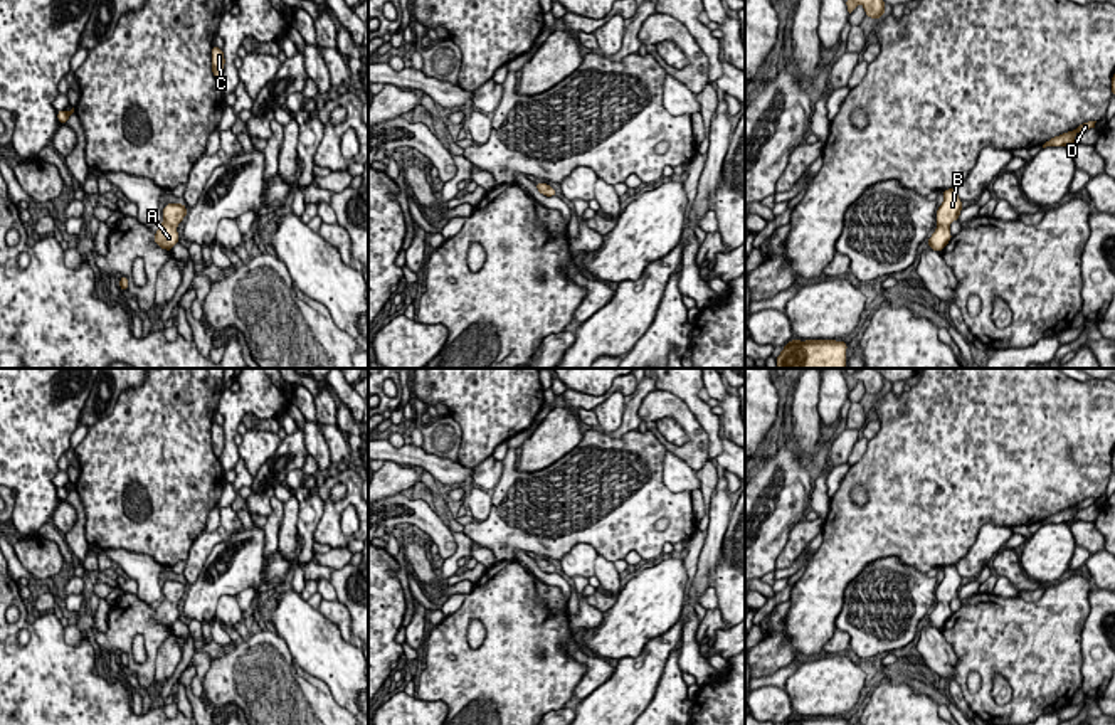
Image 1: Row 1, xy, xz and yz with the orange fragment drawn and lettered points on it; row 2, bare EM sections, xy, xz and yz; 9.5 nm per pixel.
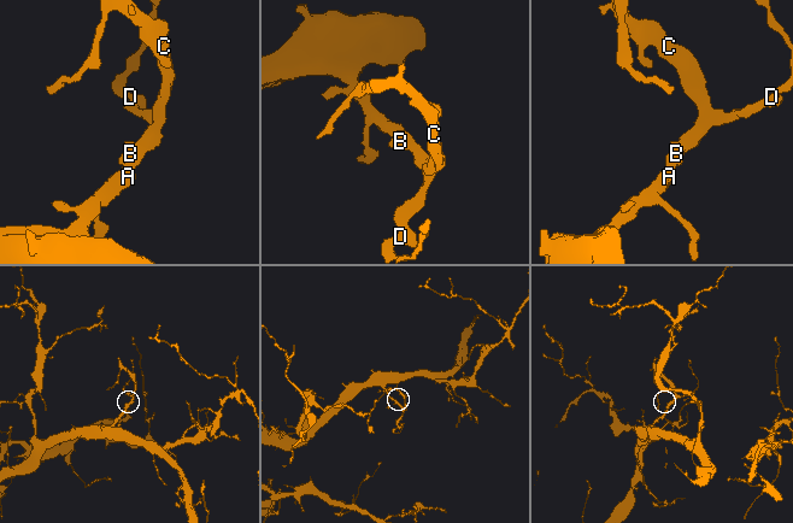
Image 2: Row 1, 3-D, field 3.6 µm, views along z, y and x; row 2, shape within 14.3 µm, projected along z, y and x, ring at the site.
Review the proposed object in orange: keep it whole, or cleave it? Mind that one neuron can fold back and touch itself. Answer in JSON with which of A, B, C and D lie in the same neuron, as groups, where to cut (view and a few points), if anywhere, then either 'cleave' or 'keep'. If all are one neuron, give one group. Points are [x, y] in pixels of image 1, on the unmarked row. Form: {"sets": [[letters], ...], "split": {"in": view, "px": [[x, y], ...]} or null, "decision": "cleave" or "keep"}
{"sets": [["A", "B", "C", "D"]], "split": null, "decision": "keep"}

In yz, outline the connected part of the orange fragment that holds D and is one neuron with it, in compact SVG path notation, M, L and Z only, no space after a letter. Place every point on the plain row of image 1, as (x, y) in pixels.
M1086 498L1083 501L1080 501L1076 506L1073 508L1068 508L1068 510L1063 510L1060 513L1054 513L1051 516L1048 516L1043 525L1046 523L1071 523L1076 516L1075 516L1075 511L1076 510L1083 510L1083 508L1088 508L1090 505L1095 505L1095 500L1097 498Z

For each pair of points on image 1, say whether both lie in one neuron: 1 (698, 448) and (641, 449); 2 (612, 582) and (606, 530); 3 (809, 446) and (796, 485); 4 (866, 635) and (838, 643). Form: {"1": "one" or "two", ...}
{"1": "two", "2": "two", "3": "two", "4": "two"}

